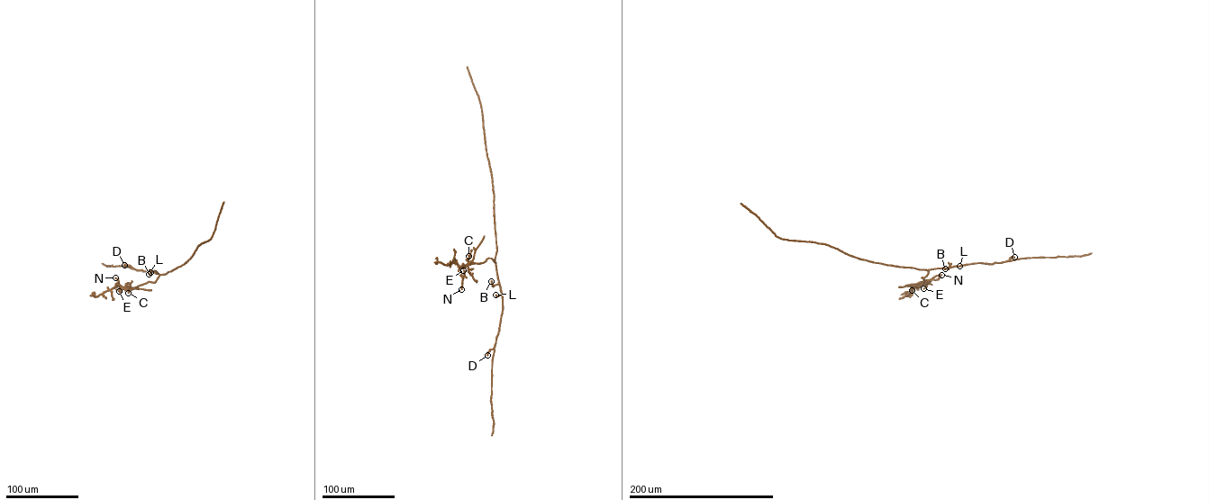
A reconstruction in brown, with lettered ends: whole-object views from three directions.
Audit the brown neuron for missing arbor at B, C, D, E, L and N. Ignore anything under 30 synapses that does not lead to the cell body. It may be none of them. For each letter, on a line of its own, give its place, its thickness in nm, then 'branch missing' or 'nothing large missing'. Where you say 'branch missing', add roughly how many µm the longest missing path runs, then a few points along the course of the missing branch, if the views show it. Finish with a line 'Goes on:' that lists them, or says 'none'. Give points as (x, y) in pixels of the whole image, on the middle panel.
B: at (491, 281); 600 nm thick; nothing large missing
C: at (468, 256); 110 nm thick; nothing large missing
D: at (487, 355); 400 nm thick; nothing large missing
E: at (463, 270); 140 nm thick; nothing large missing
L: at (495, 295); 300 nm thick; nothing large missing
N: at (461, 289); 100 nm thick; nothing large missing
Goes on: none

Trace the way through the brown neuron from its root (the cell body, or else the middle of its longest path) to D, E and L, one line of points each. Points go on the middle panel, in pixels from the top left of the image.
D: (496, 244), (495, 261), (503, 311), (495, 346), (487, 355)
E: (496, 244), (495, 262), (488, 258), (483, 262), (466, 265), (459, 270), (462, 277), (463, 270)
L: (496, 244), (495, 261), (501, 294), (495, 295)

